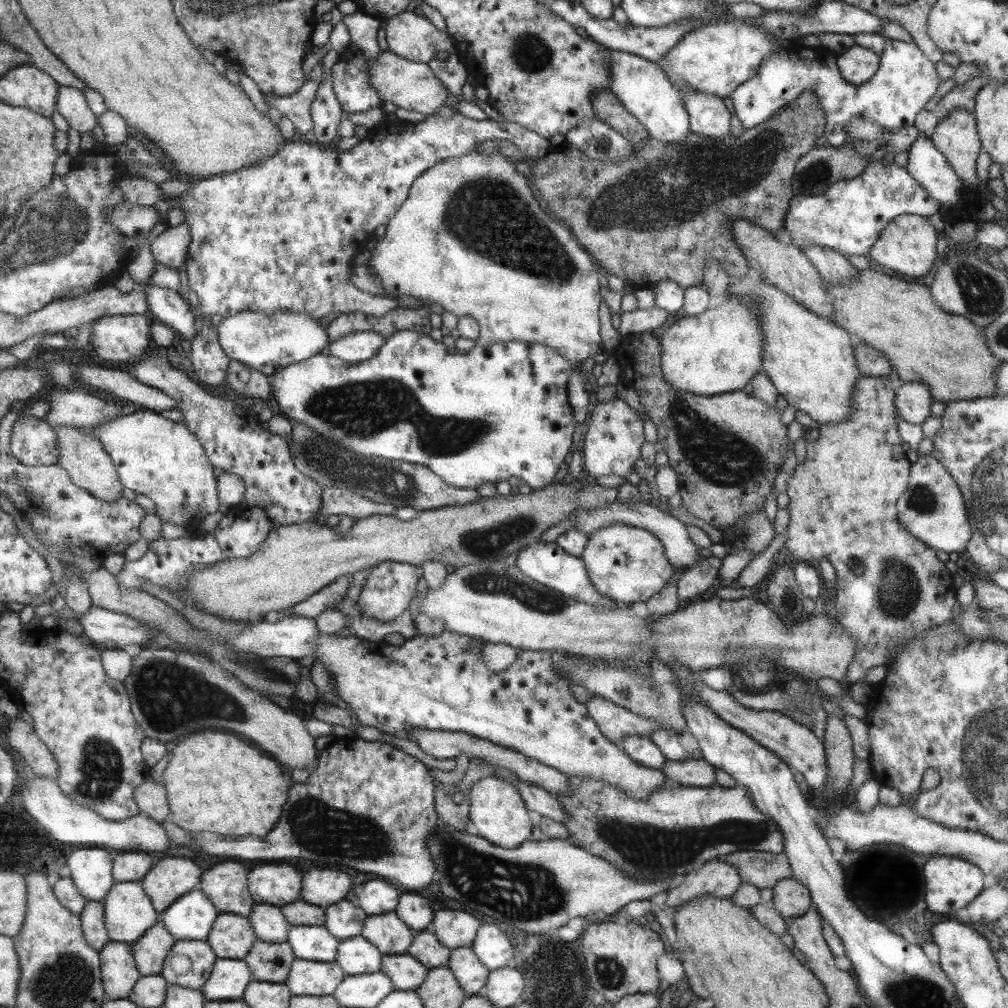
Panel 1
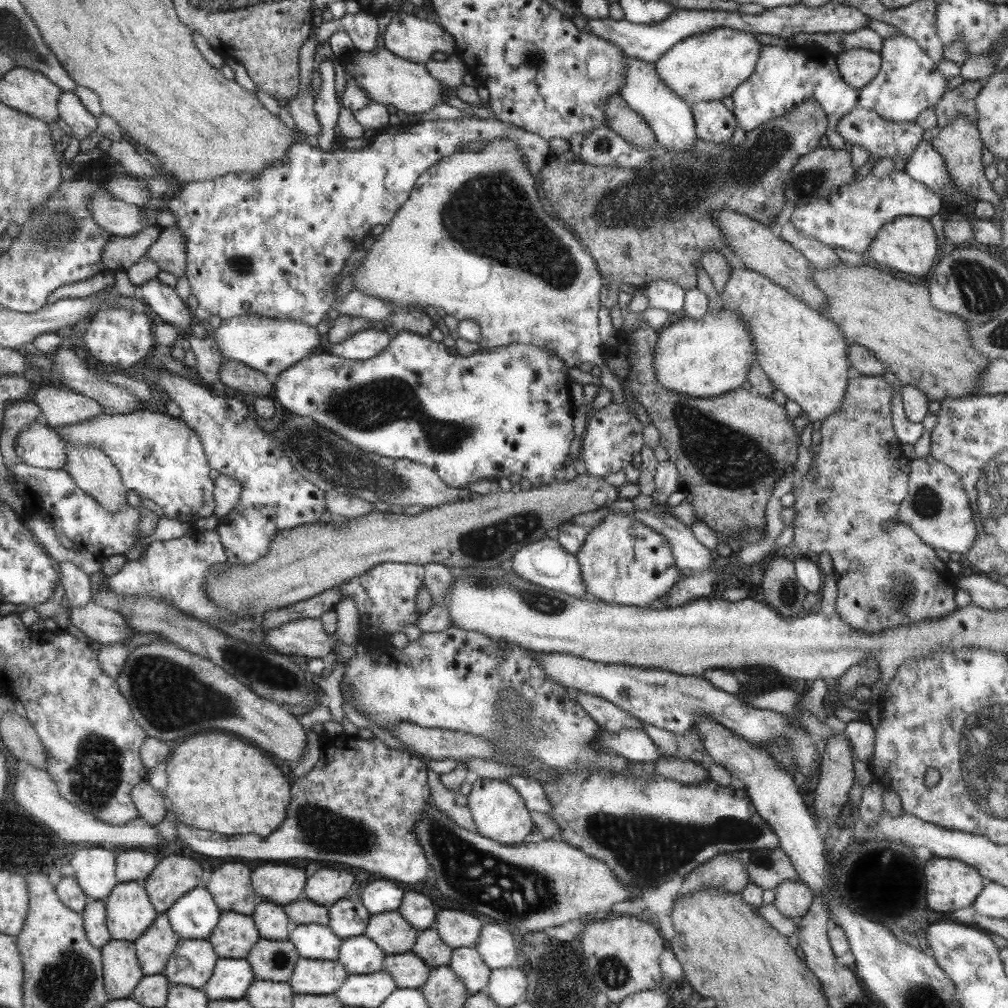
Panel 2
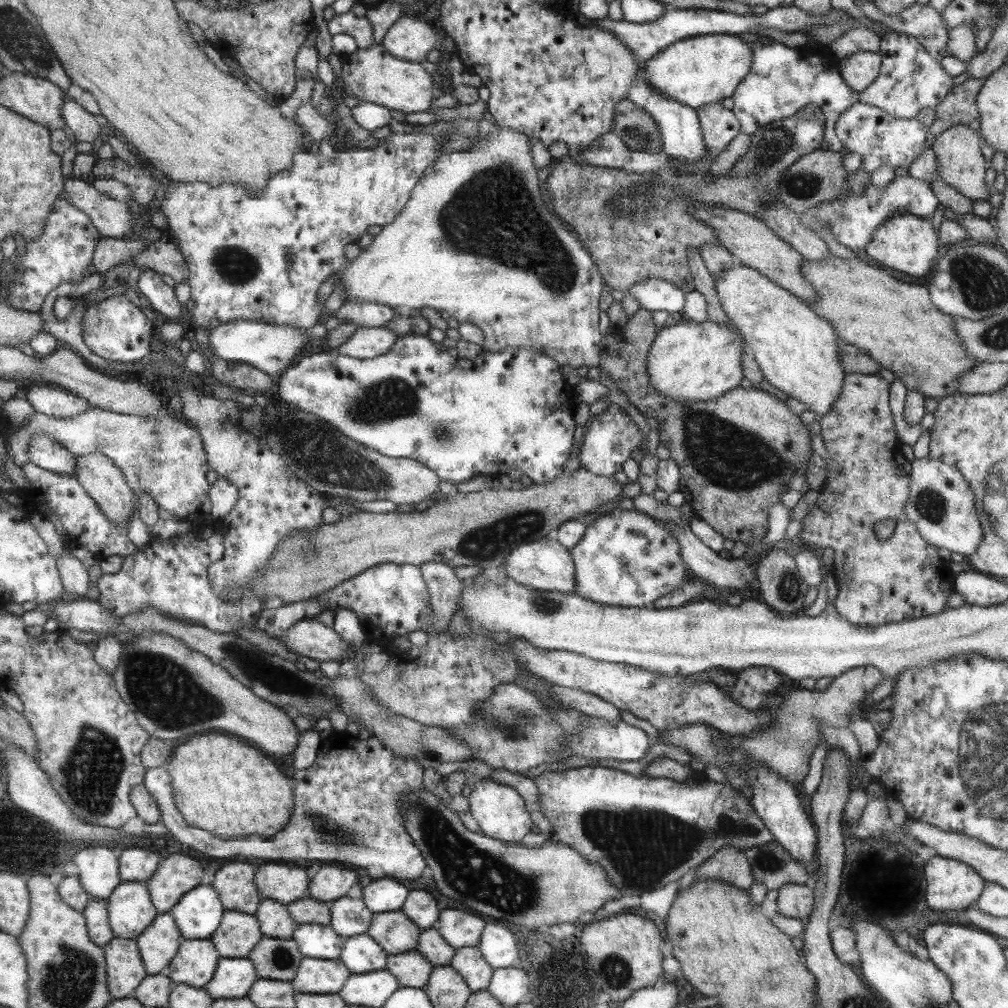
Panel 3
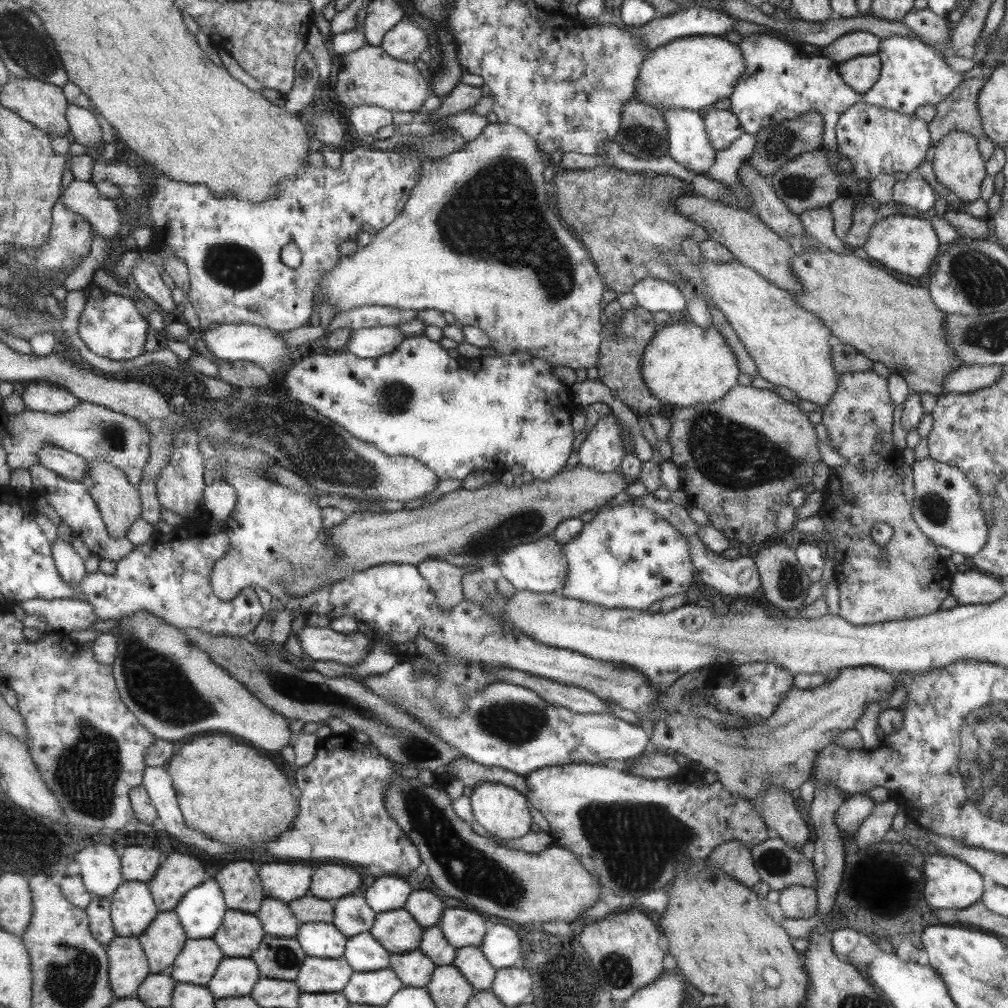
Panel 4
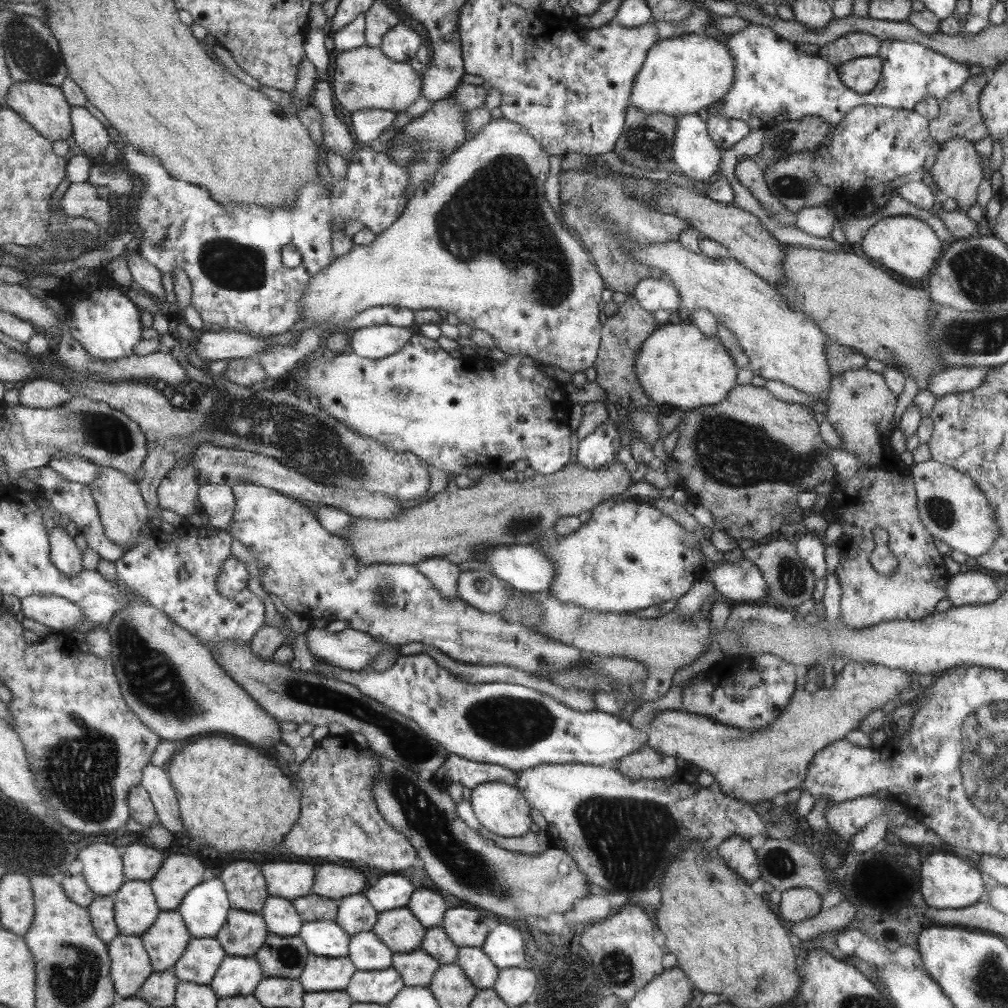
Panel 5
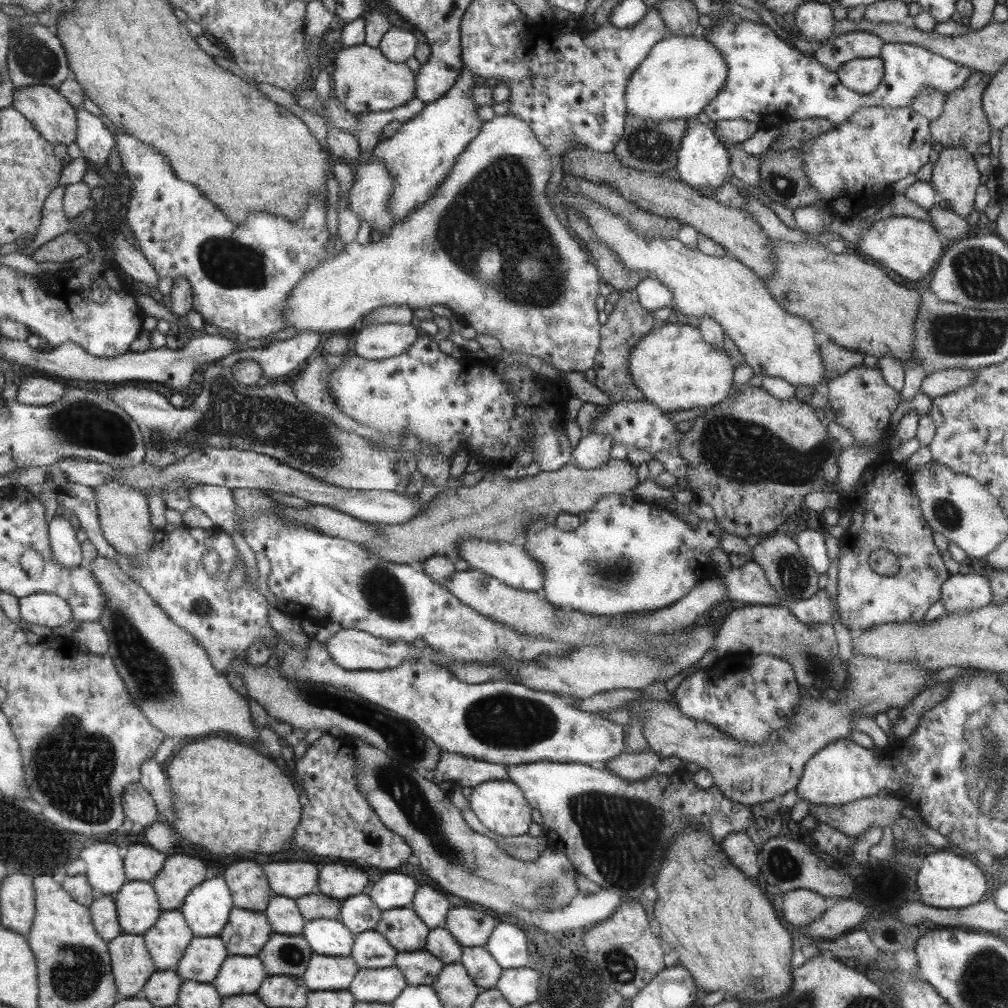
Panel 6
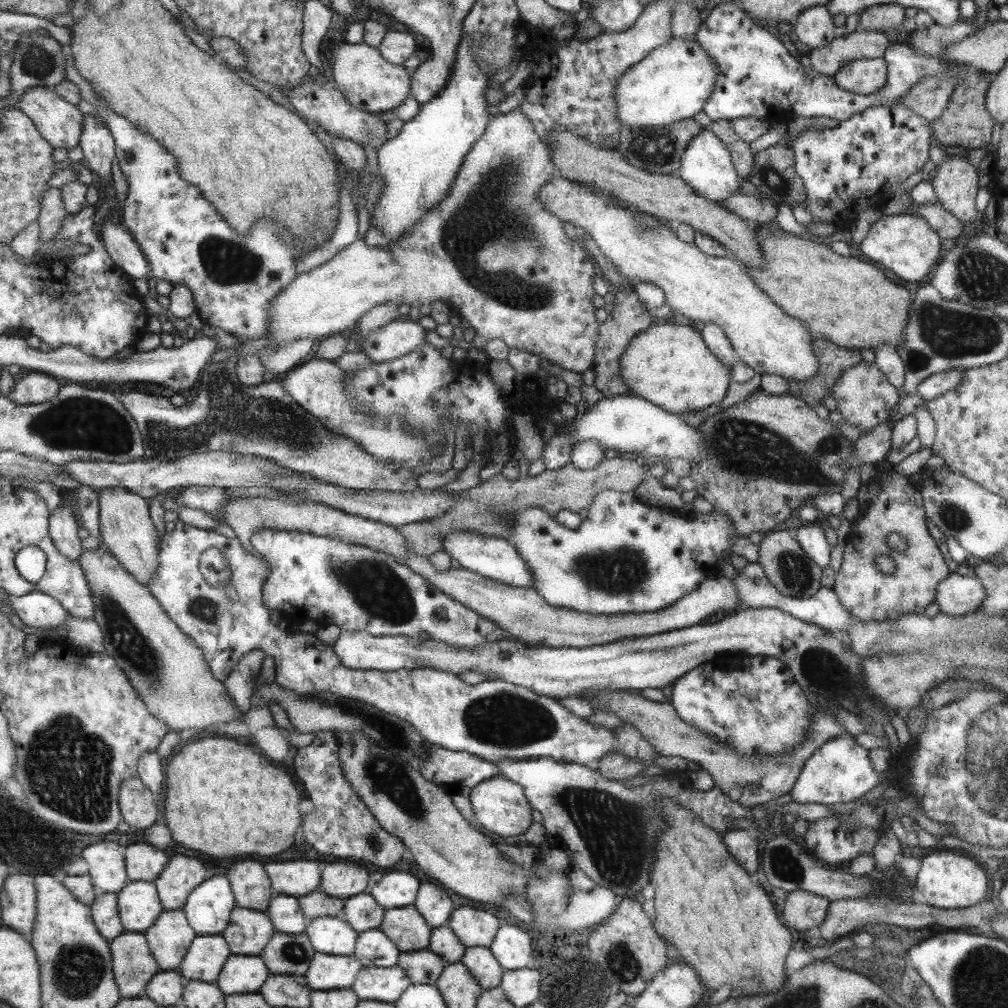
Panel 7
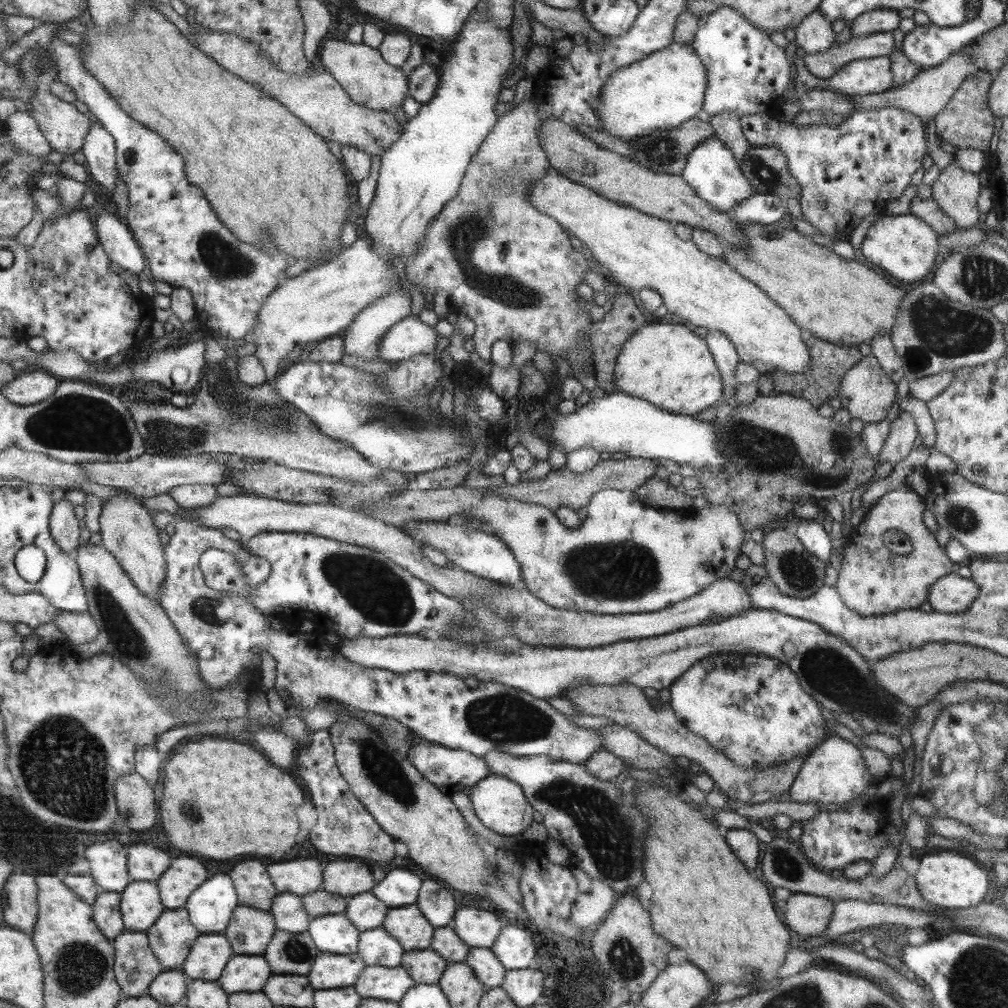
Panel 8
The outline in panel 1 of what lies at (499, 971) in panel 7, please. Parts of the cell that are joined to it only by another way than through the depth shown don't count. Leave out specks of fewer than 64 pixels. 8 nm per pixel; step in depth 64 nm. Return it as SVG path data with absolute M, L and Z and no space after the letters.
M471 947L452 949L447 966L456 975L467 996L479 995L488 984L490 970Z

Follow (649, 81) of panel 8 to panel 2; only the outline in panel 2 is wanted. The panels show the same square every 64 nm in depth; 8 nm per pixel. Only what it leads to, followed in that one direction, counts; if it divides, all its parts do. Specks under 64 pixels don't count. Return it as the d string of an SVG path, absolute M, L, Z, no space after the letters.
M720 27L688 36L662 54L654 66L662 81L690 105L700 101L721 101L752 76L761 57L762 46L753 33Z

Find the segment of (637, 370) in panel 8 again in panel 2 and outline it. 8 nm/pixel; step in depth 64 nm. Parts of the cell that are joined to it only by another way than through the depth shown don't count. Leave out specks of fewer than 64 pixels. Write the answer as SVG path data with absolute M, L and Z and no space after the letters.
M722 307L701 320L686 318L668 324L660 333L656 348L658 382L666 389L692 398L720 397L740 389L750 364L756 360L752 333L734 311Z

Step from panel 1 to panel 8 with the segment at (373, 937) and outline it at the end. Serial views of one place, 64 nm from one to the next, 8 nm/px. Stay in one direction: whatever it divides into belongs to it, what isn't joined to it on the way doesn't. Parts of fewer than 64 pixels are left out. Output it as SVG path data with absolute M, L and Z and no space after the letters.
M416 904L389 909L383 927L406 951L432 948L436 928Z

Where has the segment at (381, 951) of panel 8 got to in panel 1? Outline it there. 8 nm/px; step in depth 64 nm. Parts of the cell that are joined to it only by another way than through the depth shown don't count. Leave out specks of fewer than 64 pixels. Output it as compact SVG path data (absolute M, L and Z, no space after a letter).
M354 936L338 945L337 962L347 976L372 974L381 970L384 955L368 939Z

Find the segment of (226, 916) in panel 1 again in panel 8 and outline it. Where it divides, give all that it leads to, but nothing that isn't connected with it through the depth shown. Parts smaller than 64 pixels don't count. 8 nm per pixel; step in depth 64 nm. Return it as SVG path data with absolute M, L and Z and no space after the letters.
M238 906L224 934L232 944L234 954L263 955L276 936L276 932L276 920L269 911L258 910L256 907Z

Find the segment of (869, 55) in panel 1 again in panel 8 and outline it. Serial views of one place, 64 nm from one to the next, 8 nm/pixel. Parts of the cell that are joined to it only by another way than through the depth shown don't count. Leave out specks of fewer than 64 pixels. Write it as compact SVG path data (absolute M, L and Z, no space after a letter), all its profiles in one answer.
M889 57L862 58L843 66L830 80L824 80L824 88L832 88L842 94L880 94L894 86L893 60Z

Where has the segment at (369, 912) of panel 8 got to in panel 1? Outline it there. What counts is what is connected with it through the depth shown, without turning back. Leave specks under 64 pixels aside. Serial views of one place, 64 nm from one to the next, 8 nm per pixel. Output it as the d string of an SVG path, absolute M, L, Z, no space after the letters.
M346 899L325 907L326 924L330 934L344 941L354 936L360 936L368 915L354 899Z

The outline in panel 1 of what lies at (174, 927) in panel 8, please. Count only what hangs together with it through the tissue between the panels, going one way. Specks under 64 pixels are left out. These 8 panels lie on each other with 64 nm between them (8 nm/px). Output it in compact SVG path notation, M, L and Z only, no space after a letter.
M158 920L144 937L133 943L135 959L142 976L160 975L176 942L166 924Z

